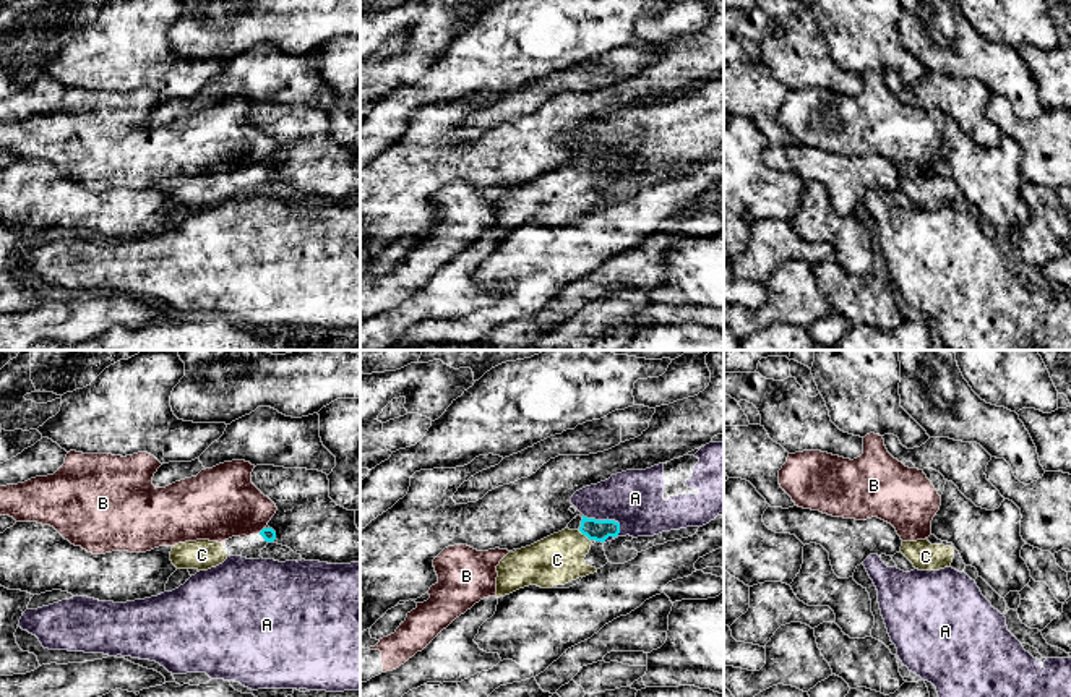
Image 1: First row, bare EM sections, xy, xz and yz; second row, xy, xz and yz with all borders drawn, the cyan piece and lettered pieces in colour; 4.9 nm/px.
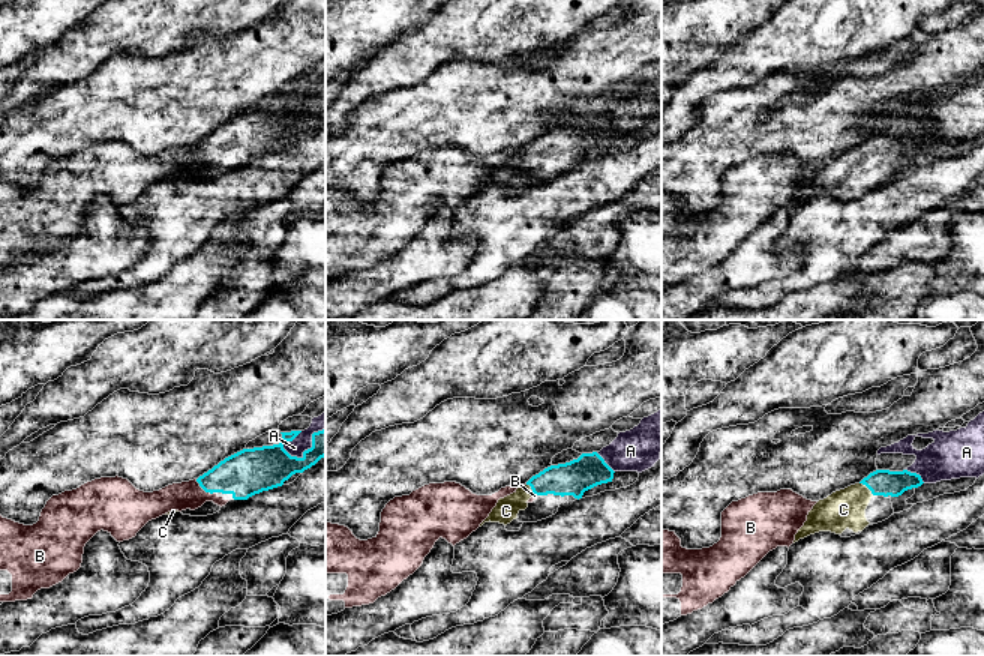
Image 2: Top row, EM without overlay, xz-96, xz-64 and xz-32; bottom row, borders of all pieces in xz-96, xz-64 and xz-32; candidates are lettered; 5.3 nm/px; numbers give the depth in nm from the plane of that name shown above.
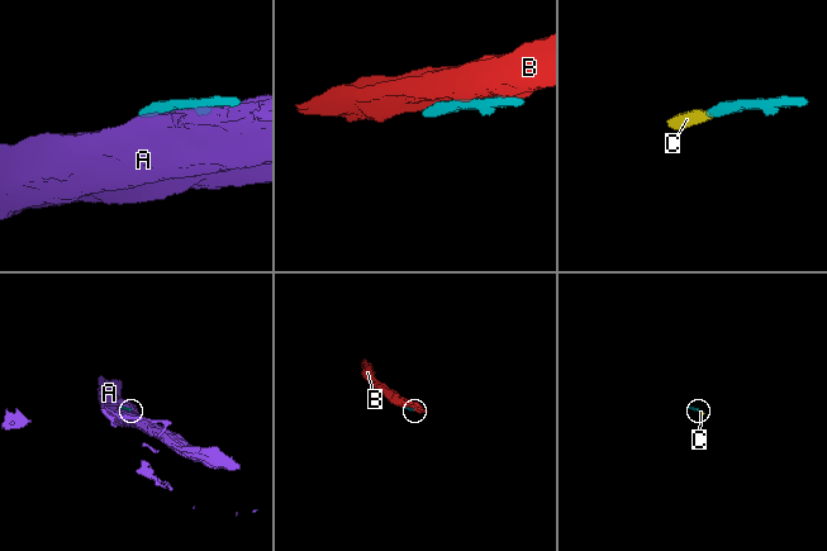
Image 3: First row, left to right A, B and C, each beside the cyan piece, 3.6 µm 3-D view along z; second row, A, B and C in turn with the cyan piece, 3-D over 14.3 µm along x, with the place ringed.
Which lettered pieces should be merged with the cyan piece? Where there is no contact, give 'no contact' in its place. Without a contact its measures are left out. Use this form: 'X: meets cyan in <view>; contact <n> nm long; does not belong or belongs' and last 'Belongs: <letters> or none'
A: meets cyan in xz; contact 220 nm long; does not belong
B: meets cyan in xy; contact 50 nm long; does not belong
C: meets cyan in xz; contact 80 nm long; belongs
Belongs: C

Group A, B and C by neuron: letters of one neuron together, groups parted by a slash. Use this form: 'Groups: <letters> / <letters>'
Groups: A / B / C

